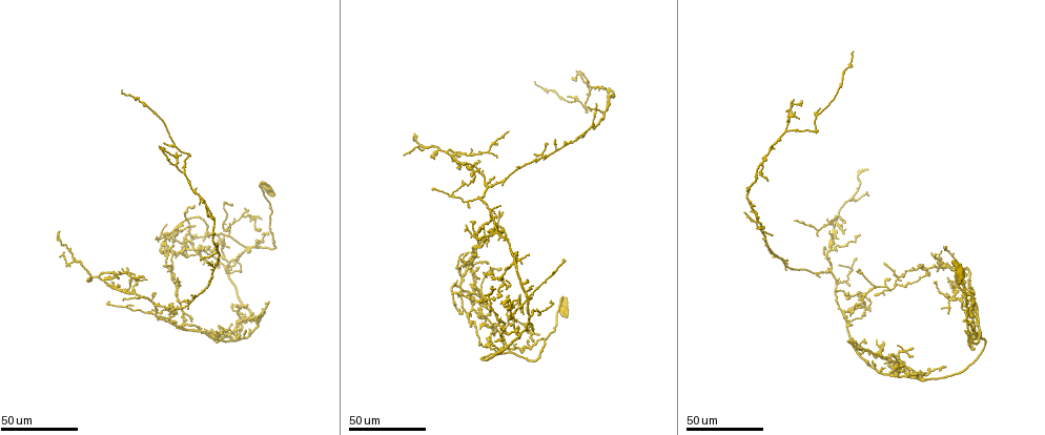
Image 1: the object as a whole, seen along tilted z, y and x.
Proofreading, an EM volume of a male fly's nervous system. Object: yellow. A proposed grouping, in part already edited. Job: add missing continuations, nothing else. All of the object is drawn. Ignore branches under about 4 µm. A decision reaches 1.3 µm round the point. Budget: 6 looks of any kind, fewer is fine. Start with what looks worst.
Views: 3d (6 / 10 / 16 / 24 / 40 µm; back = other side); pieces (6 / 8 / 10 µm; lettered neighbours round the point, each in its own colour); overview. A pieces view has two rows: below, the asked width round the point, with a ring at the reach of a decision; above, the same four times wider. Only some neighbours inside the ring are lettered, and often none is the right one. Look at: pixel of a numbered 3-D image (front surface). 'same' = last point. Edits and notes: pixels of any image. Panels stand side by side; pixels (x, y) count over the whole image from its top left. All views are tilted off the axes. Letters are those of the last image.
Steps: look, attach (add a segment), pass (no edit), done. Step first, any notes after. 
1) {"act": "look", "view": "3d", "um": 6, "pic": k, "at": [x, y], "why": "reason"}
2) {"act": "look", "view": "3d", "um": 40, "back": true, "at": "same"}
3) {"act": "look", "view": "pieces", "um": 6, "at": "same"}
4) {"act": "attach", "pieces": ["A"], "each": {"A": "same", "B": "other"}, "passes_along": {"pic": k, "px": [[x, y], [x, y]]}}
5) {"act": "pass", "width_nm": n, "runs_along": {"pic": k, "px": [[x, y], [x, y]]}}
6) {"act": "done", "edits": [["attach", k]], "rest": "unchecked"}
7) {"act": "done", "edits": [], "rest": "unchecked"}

{"act": "look", "view": "3d", "um": 40, "pic": 1, "at": [589, 107], "why": "free end"}

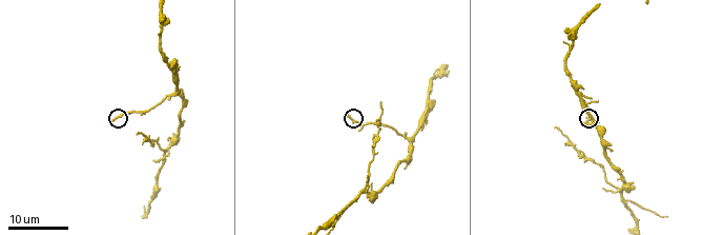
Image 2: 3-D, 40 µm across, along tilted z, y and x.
{"act": "look", "view": "pieces", "um": 6, "pic": 2, "at": [347, 116]}

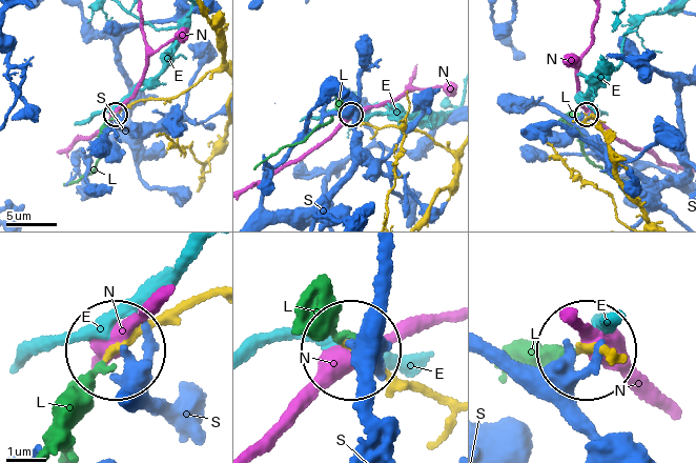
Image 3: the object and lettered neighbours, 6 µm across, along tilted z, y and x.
{"act": "attach", "pieces": ["L"], "width_nm": 210, "each": {"E": "other", "L": "same", "N": "other", "S": "other"}, "passes_along": {"pic": 3, "px": [[449, 399], [336, 336], [316, 336]]}, "found": "the neuron continues"}

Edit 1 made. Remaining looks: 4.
{"act": "look", "view": "overview"}

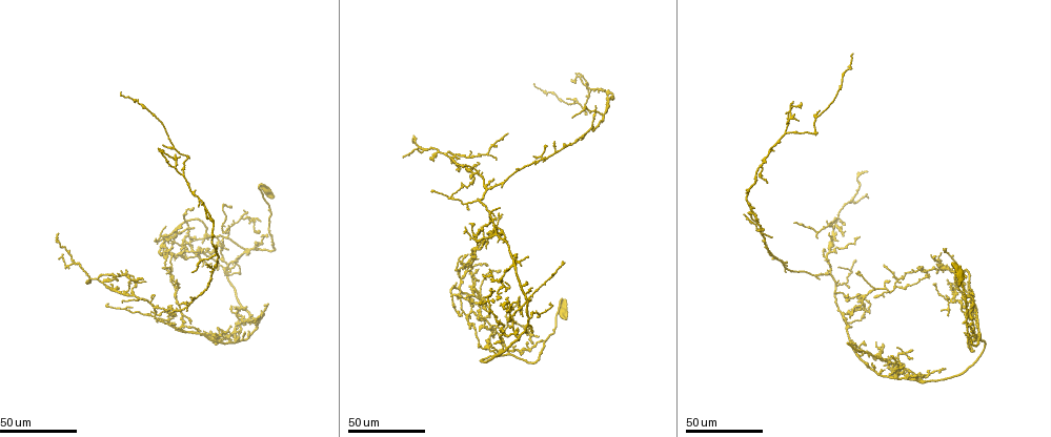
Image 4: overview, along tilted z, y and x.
{"act": "look", "view": "3d", "um": 24, "pic": 4, "at": [867, 171], "why": "end of a long branch"}

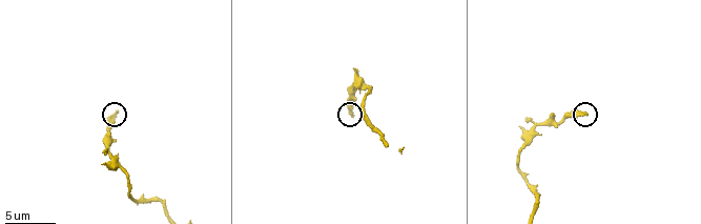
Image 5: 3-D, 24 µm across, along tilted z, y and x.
{"act": "look", "view": "pieces", "um": 10, "pic": 5, "at": [584, 115]}

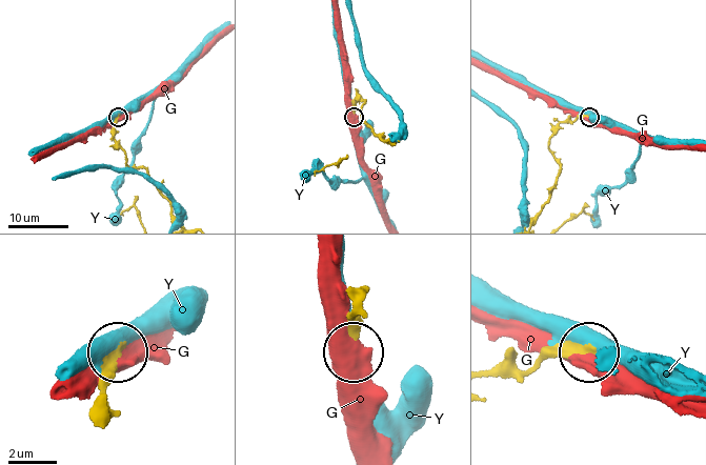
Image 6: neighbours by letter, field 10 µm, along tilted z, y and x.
{"act": "pass", "width_nm": 240, "each": {"G": "other", "Y": "other"}, "runs_along": {"pic": 6, "px": [[109, 419], [115, 354]]}, "found": "none of them fits"}

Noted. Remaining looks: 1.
{"act": "done", "edits": [["attach", 3]], "rest": "unchecked"}

